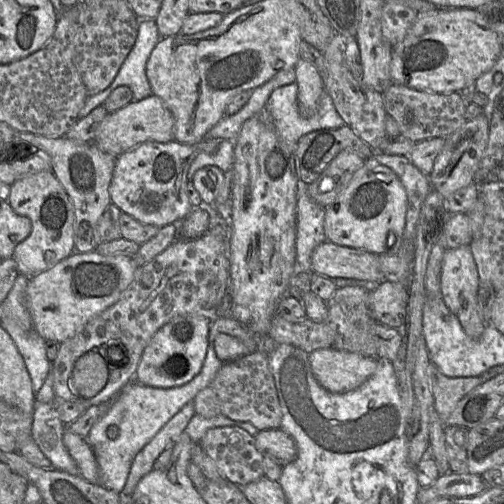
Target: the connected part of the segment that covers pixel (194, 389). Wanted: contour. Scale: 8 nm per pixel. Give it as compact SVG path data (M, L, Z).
M209 343L206 358L200 373L186 385L175 388L156 388L144 386L139 383L131 383L122 390L114 399L109 412L93 425L87 436L87 441L93 450L99 468L98 483L121 496L135 456L186 404L194 400L196 394L211 384L223 364L216 355L214 344Z

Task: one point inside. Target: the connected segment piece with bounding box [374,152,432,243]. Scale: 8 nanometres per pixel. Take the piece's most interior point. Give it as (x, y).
(417, 186)

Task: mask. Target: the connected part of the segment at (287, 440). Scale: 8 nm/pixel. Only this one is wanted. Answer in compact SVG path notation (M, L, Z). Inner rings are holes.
M281 429L260 431L254 438L257 450L281 467L297 458L298 449L294 439Z

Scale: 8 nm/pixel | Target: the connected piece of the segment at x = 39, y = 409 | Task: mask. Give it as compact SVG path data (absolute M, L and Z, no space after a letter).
M58 401L36 403L31 436L56 470L80 475L79 468L63 444L65 425L59 418Z

